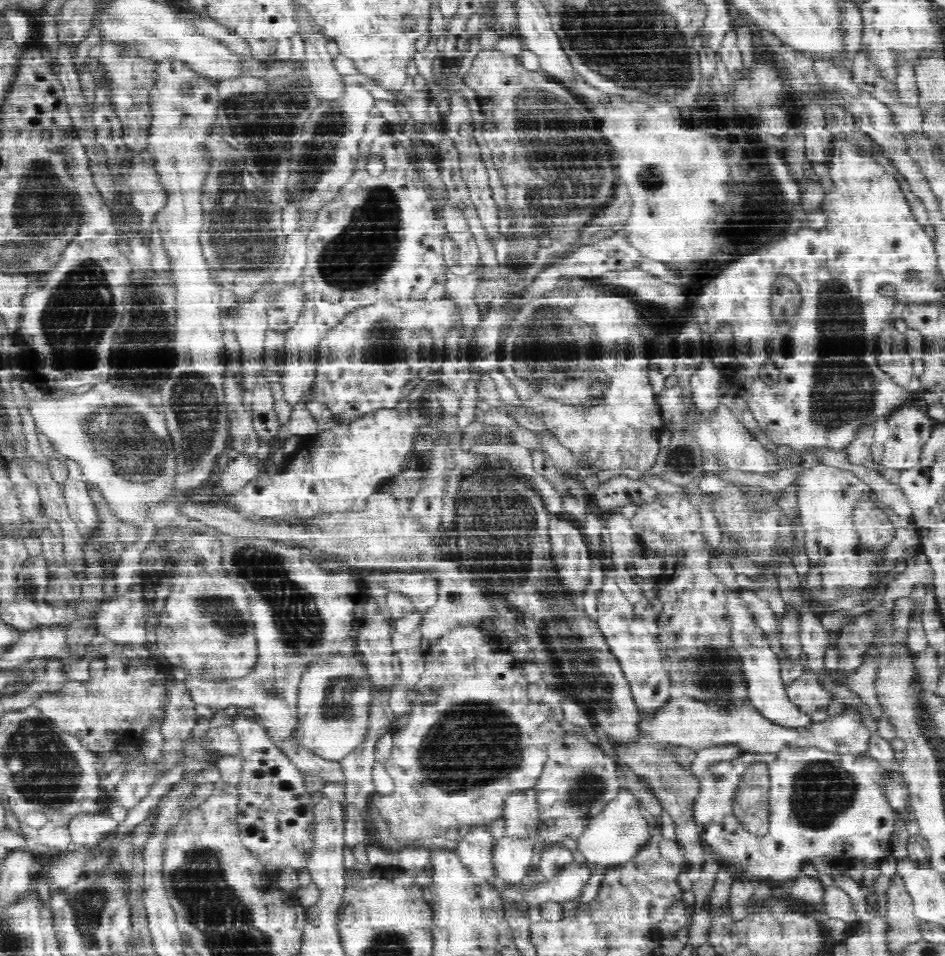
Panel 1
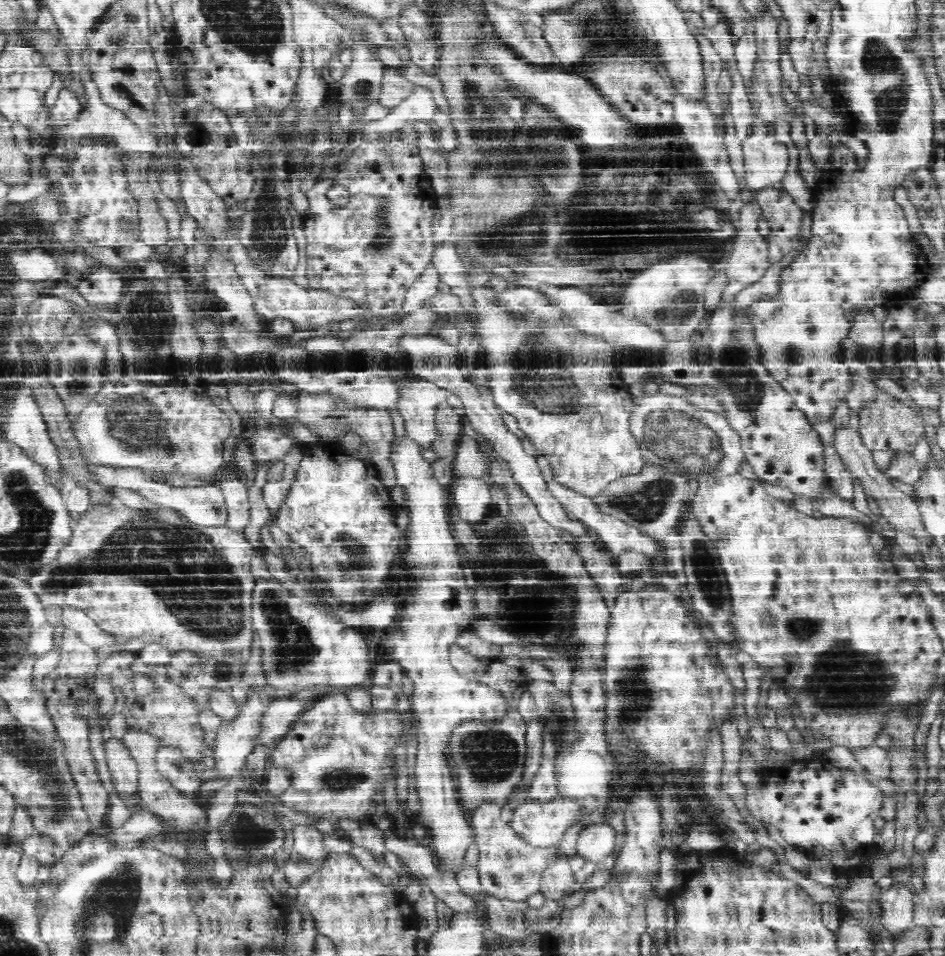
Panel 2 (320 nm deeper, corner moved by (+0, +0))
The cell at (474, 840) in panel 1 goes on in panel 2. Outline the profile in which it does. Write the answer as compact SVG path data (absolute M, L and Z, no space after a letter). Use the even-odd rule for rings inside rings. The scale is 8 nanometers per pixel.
M483 804L467 816L479 854L476 866L479 881L488 894L512 900L527 900L530 894L539 892L540 874L558 854L556 847L529 847L520 840L518 833L511 827L510 819L502 811L503 808L496 804Z

